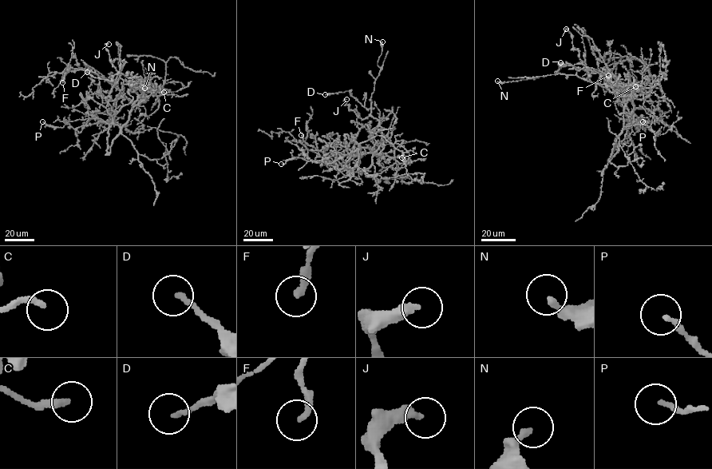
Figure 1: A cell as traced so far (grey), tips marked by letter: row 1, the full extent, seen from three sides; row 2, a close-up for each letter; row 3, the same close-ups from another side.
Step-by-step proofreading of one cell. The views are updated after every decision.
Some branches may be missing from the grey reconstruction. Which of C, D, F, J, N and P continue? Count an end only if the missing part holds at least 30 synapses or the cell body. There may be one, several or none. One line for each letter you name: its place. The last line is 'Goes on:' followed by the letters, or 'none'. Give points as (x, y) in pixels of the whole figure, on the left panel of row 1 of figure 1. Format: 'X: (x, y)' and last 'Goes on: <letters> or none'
Goes on: none

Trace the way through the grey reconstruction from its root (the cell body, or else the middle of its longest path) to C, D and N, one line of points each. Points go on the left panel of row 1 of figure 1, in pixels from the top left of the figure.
C: (122, 101), (124, 105), (132, 103), (146, 90), (164, 92)
D: (122, 101), (141, 101), (144, 92), (122, 73), (108, 81), (87, 72)
N: (122, 101), (127, 105), (145, 97), (140, 89), (132, 86), (133, 81), (140, 83), (140, 88), (144, 88)

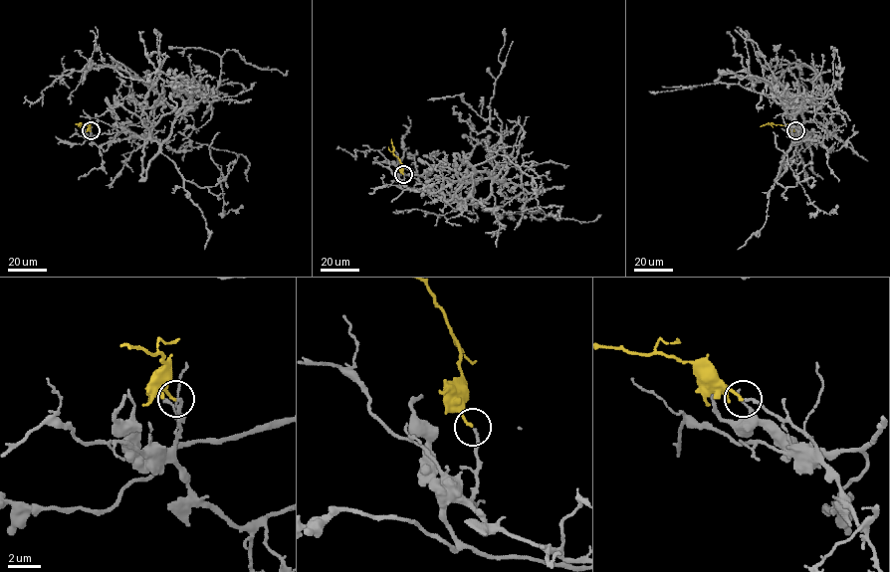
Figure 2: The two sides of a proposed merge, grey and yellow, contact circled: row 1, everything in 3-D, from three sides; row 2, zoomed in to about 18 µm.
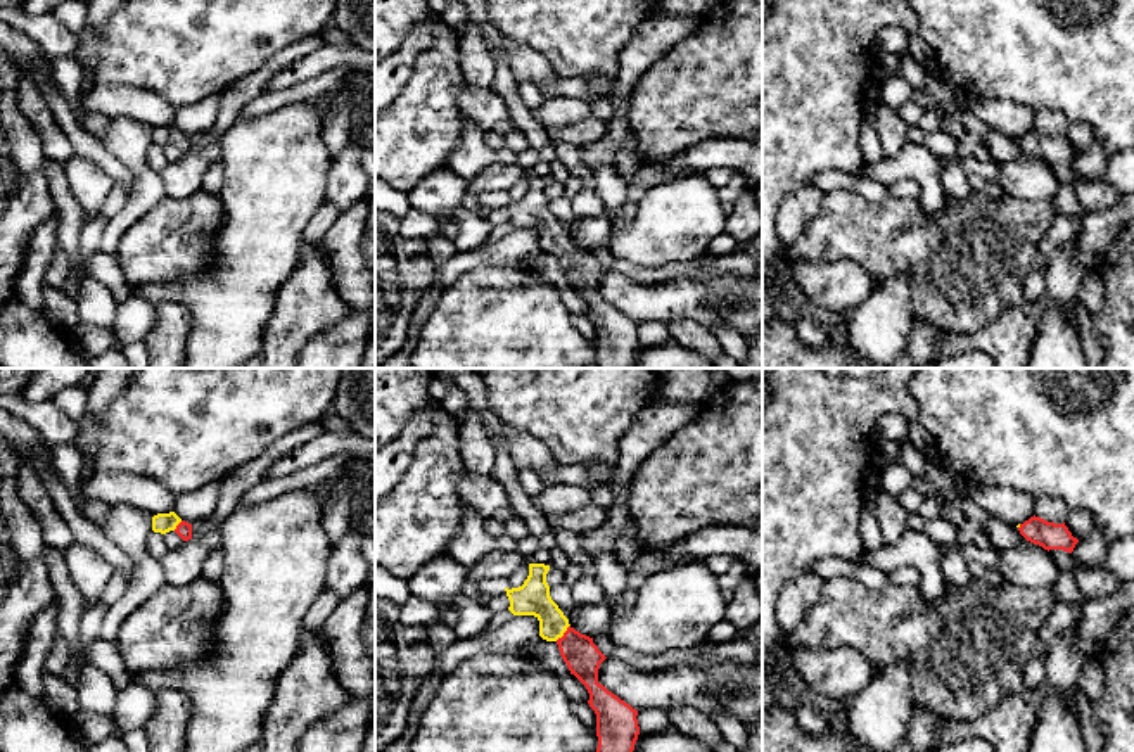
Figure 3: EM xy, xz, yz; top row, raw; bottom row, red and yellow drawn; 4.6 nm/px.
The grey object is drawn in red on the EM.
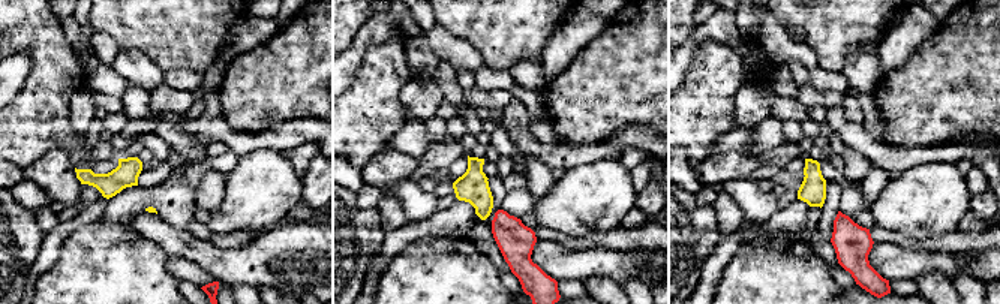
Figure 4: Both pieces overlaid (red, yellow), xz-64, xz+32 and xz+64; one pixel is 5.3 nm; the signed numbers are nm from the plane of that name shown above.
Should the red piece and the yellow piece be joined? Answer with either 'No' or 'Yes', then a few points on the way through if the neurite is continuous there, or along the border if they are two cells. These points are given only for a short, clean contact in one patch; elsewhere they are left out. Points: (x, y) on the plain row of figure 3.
Yes. Path across: xz (581, 268), (564, 246), (531, 211)

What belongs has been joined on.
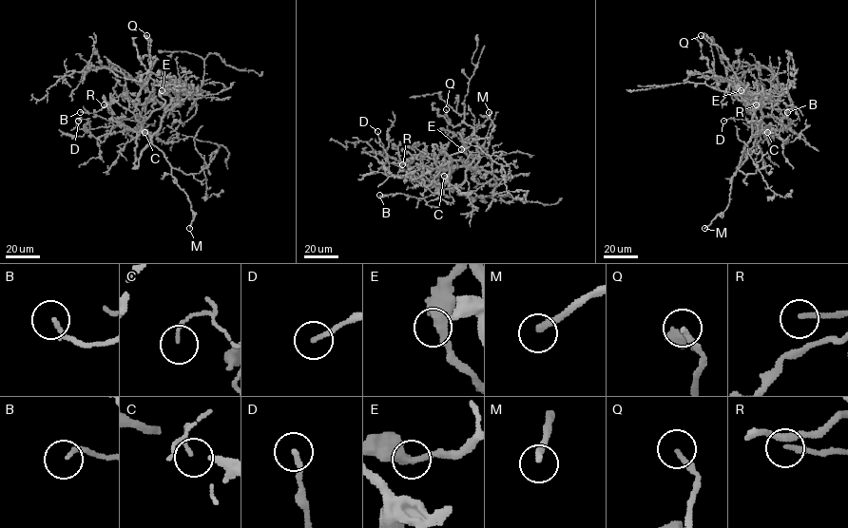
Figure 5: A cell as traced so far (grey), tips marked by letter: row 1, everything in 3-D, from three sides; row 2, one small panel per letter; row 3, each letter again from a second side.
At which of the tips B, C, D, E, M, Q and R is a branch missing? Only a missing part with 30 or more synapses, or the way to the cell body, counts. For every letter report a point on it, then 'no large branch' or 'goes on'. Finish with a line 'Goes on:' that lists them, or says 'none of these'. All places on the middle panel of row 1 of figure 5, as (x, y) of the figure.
B: place (379, 195); no large branch
C: place (444, 176); no large branch
D: place (377, 131); no large branch
E: place (461, 149); no large branch
M: place (489, 112); goes on
Q: place (446, 109); goes on
R: place (402, 164); goes on
Goes on: M, Q, R

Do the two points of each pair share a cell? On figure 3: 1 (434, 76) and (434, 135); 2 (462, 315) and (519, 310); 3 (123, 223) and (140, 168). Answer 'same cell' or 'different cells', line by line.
1: same cell
2: same cell
3: same cell

